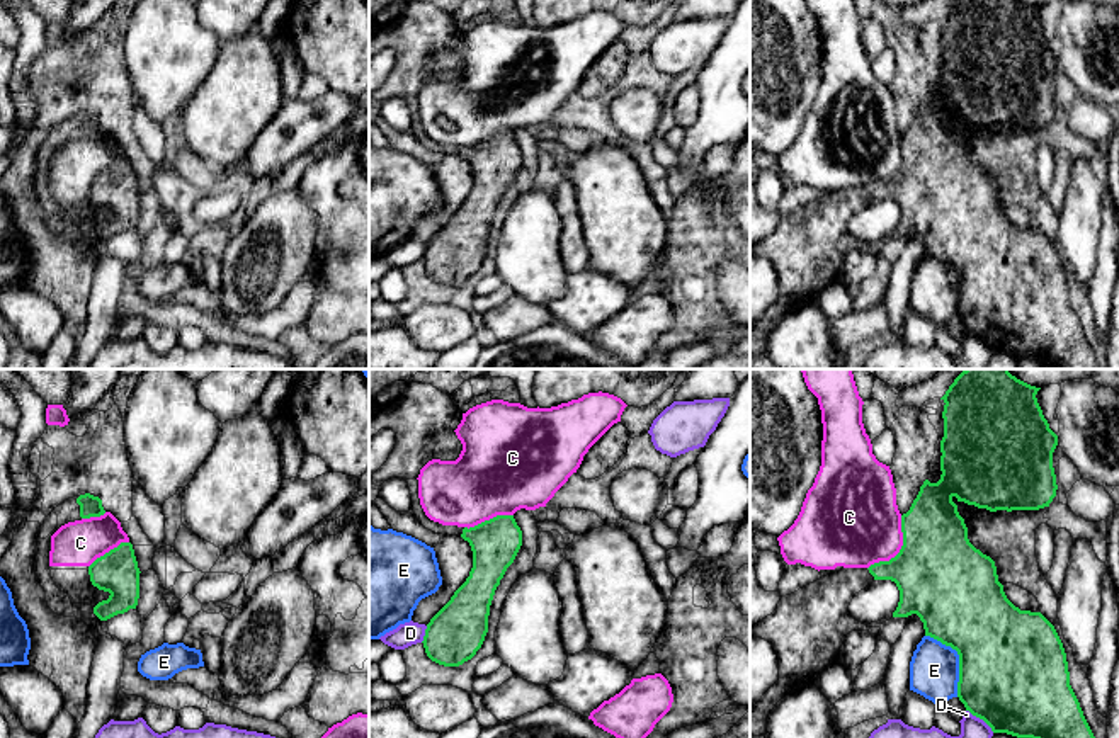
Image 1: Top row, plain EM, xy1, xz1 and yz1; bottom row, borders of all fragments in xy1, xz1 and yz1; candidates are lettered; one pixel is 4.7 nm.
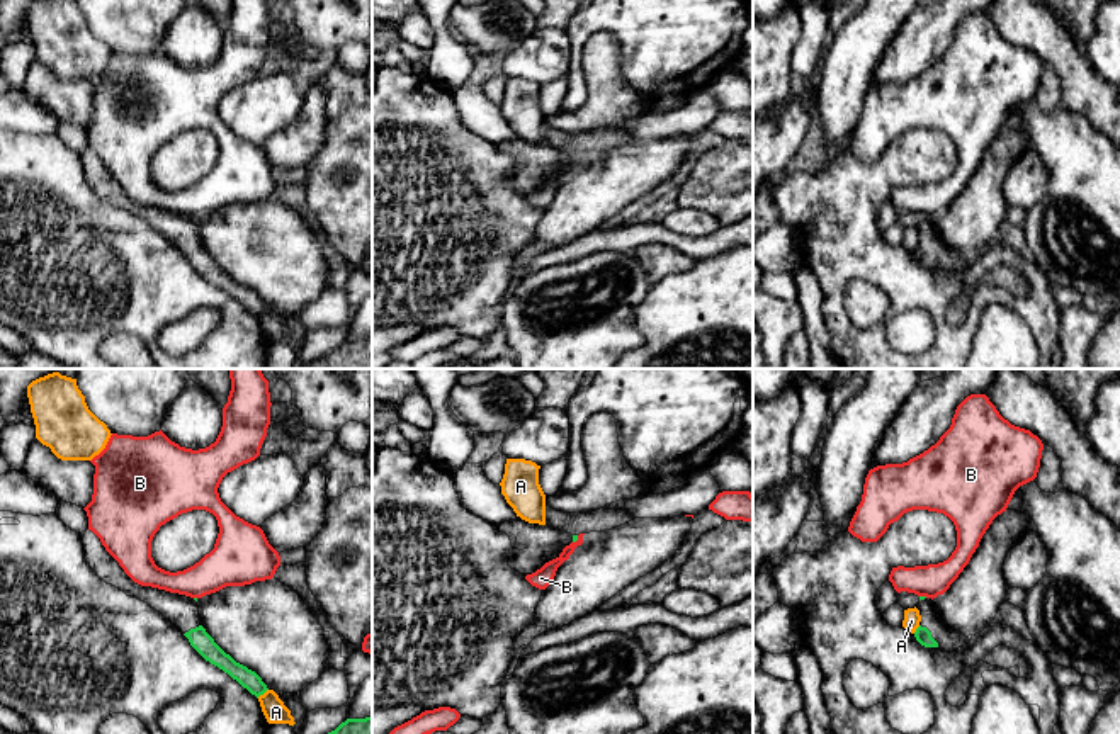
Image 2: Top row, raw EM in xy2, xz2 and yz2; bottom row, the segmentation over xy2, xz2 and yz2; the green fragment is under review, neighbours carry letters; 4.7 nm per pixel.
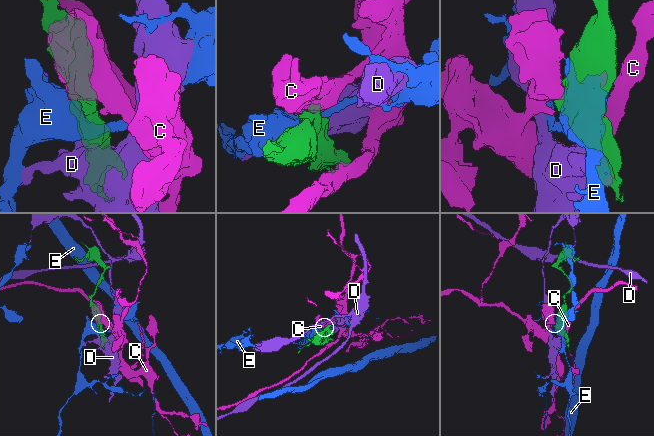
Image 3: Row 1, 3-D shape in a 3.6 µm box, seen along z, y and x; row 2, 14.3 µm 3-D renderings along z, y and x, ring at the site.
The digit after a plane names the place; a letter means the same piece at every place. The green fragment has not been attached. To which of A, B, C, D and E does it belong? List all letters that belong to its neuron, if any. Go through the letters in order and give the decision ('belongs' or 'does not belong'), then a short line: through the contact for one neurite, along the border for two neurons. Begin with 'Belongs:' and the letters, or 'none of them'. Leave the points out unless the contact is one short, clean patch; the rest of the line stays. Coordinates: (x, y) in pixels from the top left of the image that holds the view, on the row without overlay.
Belongs: none of them
A: does not belong
B: does not belong | xz2 (578, 155), (573, 162)
C: does not belong | yz1 (902, 135), (902, 167), (888, 179), (874, 181), (868, 187)
D: does not belong
E: does not belong

